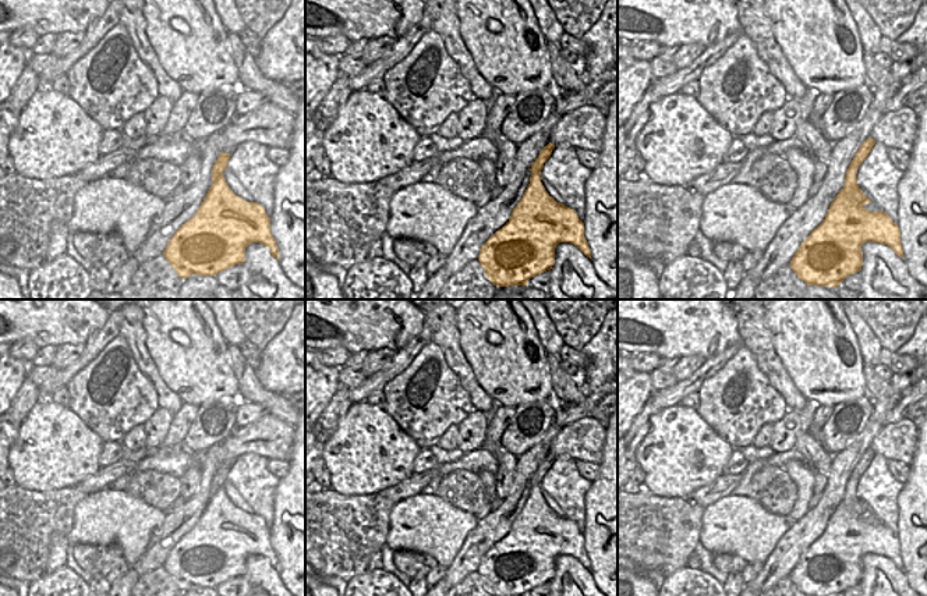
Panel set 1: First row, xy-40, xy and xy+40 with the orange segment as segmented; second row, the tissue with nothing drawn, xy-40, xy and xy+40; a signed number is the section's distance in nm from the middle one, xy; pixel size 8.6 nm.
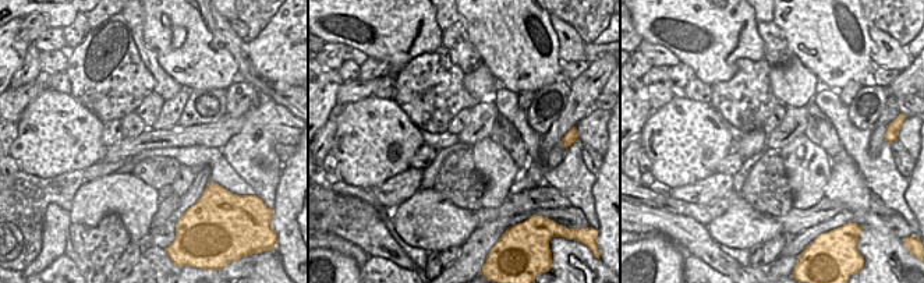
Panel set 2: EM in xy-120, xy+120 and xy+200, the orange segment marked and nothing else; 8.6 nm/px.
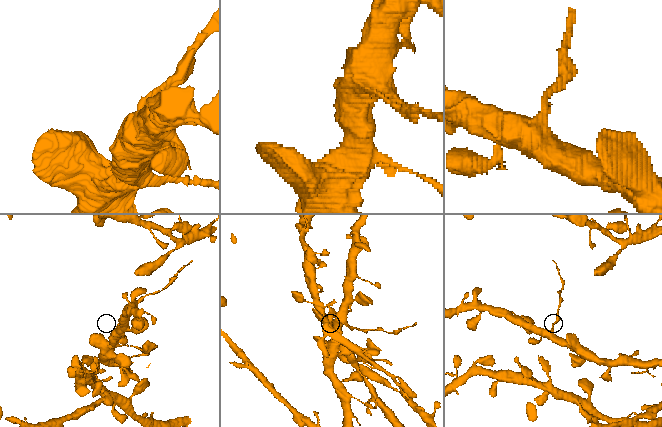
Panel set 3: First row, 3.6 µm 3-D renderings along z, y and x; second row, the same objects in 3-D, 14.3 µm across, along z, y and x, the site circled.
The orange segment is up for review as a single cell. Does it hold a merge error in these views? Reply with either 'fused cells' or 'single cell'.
fused cells

